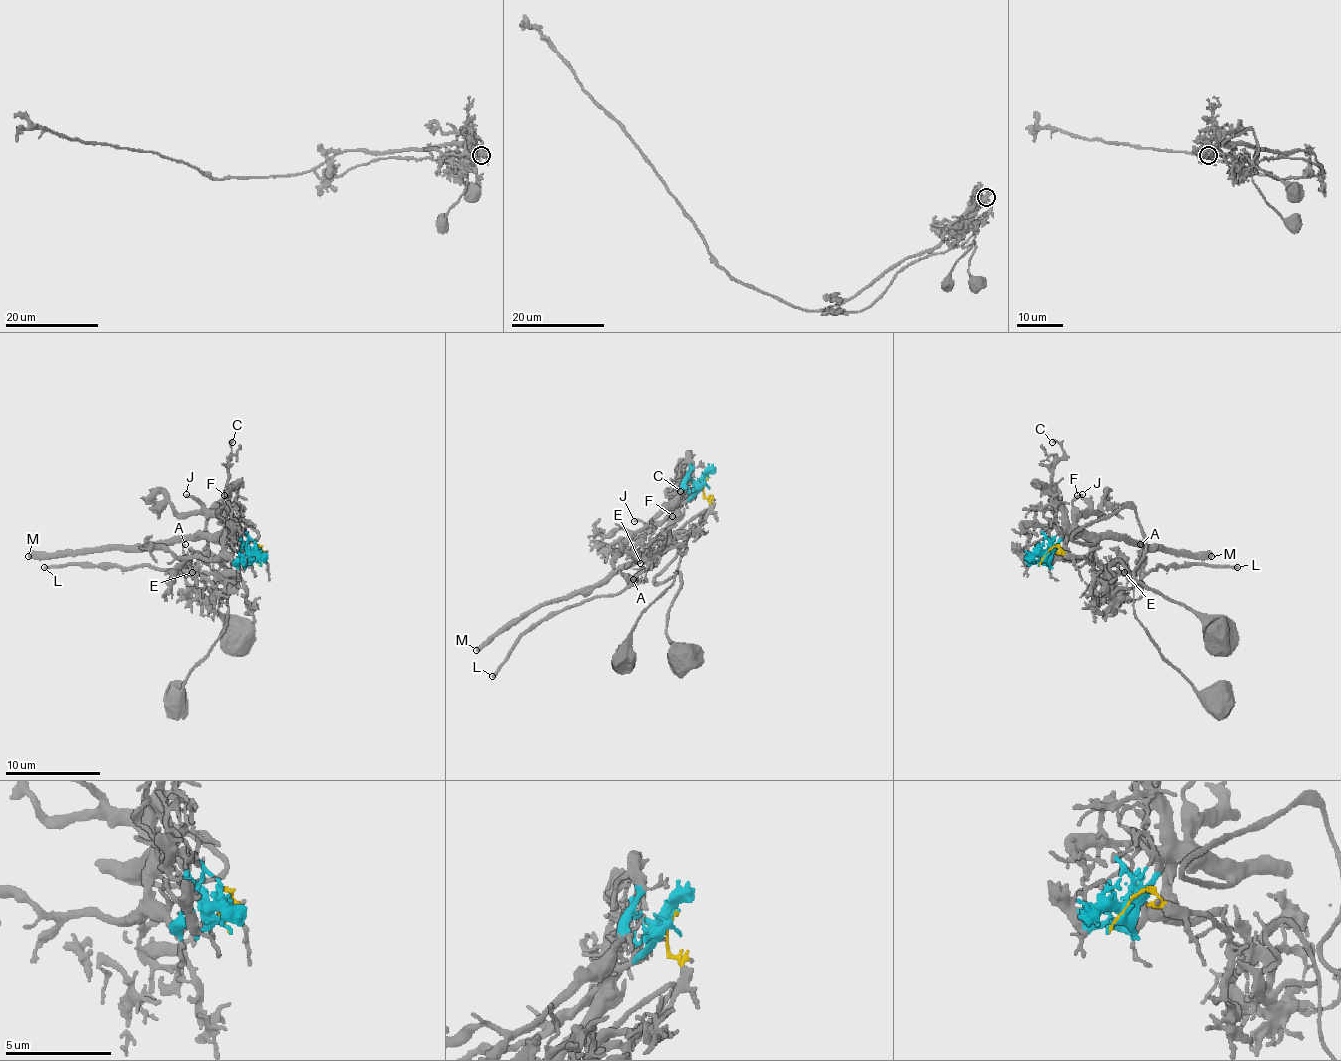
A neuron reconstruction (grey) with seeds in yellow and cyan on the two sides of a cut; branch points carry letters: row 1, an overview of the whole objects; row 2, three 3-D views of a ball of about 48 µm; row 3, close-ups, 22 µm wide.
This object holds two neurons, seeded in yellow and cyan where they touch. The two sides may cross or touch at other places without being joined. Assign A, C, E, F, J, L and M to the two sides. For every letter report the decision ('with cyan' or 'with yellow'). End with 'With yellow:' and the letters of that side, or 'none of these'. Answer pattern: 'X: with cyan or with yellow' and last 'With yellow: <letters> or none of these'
A: with yellow
C: with cyan
E: with yellow
F: with cyan
J: with cyan
L: with yellow
M: with cyan
With yellow: A, E, L

